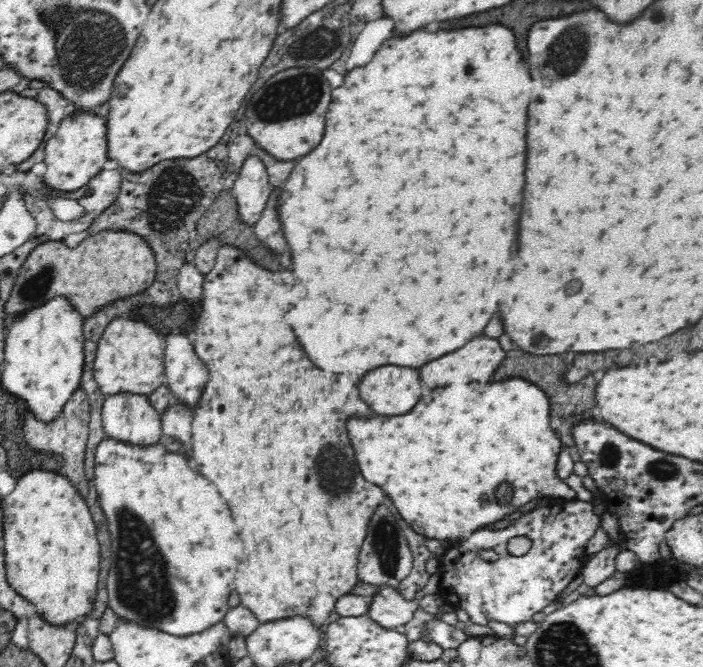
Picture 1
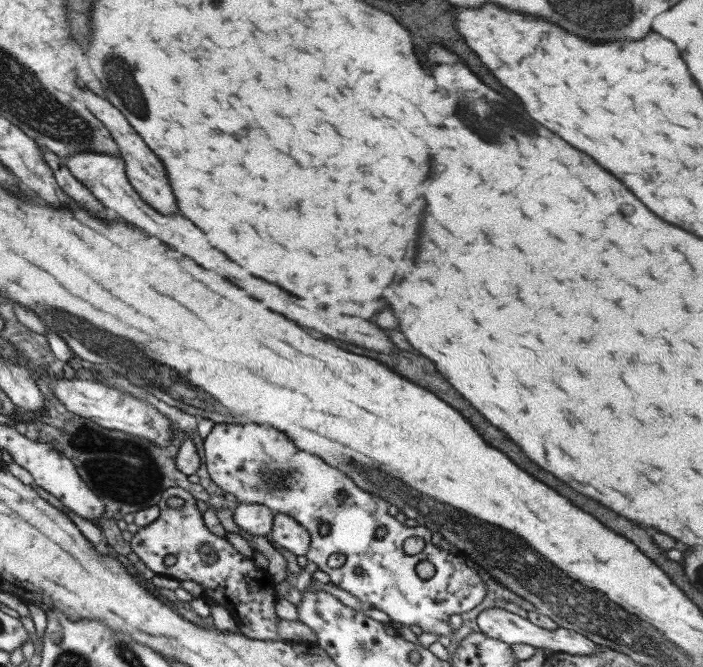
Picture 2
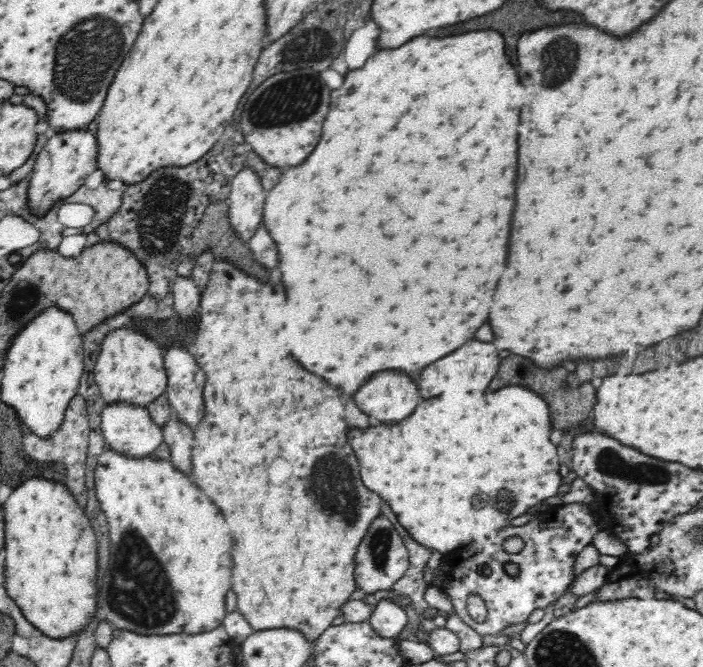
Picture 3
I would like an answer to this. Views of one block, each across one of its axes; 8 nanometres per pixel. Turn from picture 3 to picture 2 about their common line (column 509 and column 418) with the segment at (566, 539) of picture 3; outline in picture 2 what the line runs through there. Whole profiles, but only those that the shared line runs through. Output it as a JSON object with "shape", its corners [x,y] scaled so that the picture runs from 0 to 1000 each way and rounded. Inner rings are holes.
{"shape":[[[306,636],[303,645],[294,651],[294,657],[289,663],[289,672],[292,672],[289,696],[292,696],[300,720],[317,738],[337,744],[340,756],[380,759],[388,768],[405,768],[417,780],[422,780],[442,804],[440,825],[434,831],[437,843],[448,843],[457,858],[465,858],[468,861],[468,876],[496,888],[514,906],[548,918],[556,927],[556,933],[562,930],[562,933],[570,933],[576,939],[596,939],[602,948],[613,948],[622,957],[633,954],[633,957],[642,960],[647,945],[639,942],[639,924],[664,918],[687,900],[687,894],[690,894],[687,873],[681,870],[676,855],[661,849],[661,837],[653,828],[644,837],[644,834],[639,834],[639,828],[624,825],[622,819],[616,819],[610,813],[613,798],[607,792],[599,792],[599,789],[596,792],[576,792],[570,783],[565,783],[559,774],[550,771],[553,756],[548,750],[542,750],[542,747],[536,747],[525,738],[516,738],[514,732],[508,732],[502,726],[502,720],[491,717],[474,699],[459,696],[451,684],[422,675],[400,648],[380,645],[380,642],[363,639],[363,636],[354,636],[354,639],[314,639],[314,636]],[[479,741],[491,741],[488,750],[482,750]],[[454,786],[465,786],[465,801],[462,804],[454,801]],[[539,789],[550,792],[550,801],[548,801],[545,810],[533,807],[533,795]],[[579,807],[599,807],[605,813],[605,822],[590,834],[579,834],[573,828],[573,813]],[[471,831],[491,831],[488,852],[474,855],[474,852],[465,849],[465,837]],[[599,840],[607,840],[619,849],[622,858],[616,861],[616,867],[599,870],[590,861],[590,849]],[[505,855],[514,855],[514,861],[508,861]]]}

